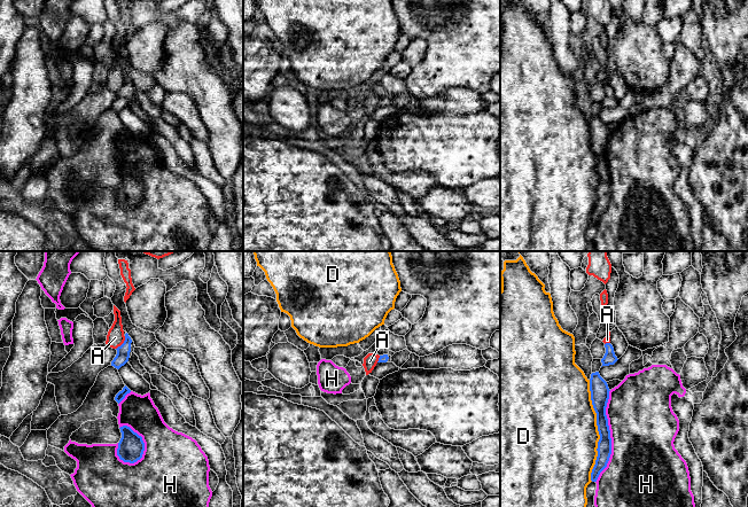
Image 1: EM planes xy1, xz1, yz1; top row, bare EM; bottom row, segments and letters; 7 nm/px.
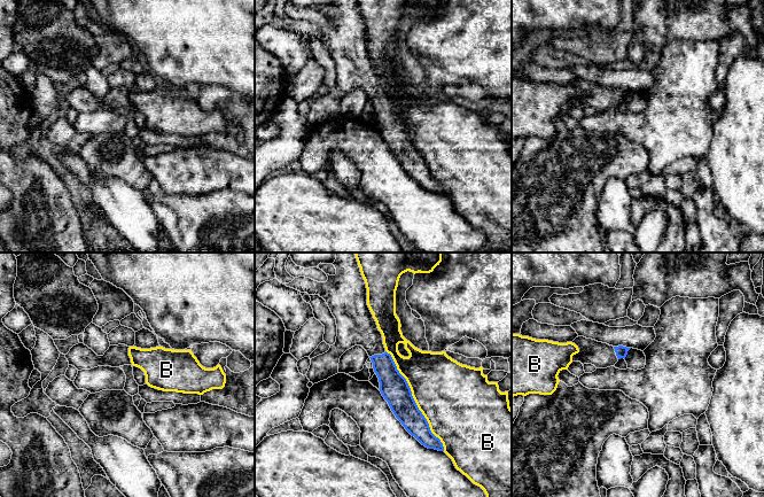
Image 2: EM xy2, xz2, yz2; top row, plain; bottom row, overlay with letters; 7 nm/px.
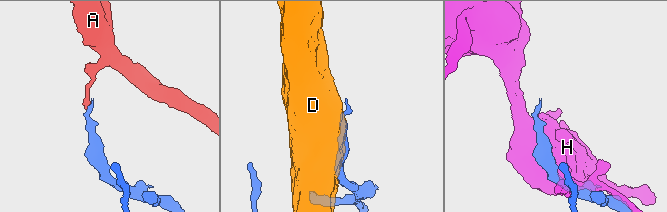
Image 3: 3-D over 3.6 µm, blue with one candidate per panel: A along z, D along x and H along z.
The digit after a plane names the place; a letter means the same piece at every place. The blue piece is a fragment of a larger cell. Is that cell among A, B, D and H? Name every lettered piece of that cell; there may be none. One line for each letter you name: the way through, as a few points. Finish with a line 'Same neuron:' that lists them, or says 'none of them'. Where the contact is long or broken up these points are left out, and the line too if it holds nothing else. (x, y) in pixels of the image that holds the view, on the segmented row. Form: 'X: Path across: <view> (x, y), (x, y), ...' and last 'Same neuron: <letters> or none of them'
Same neuron: none of them

